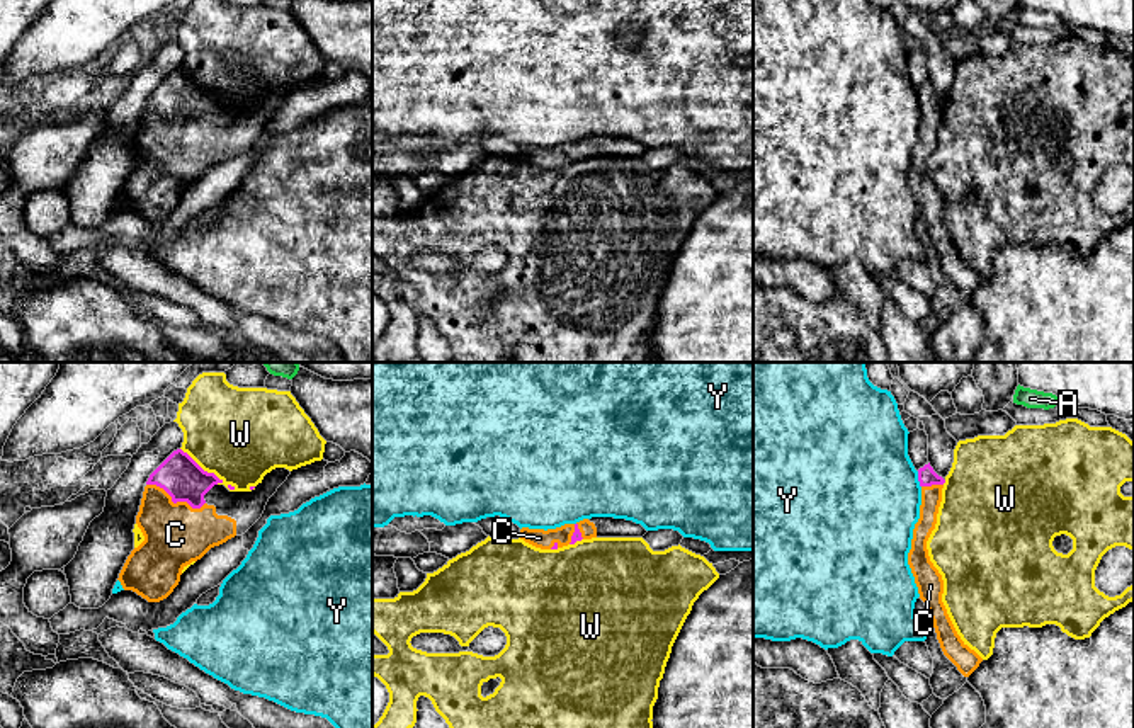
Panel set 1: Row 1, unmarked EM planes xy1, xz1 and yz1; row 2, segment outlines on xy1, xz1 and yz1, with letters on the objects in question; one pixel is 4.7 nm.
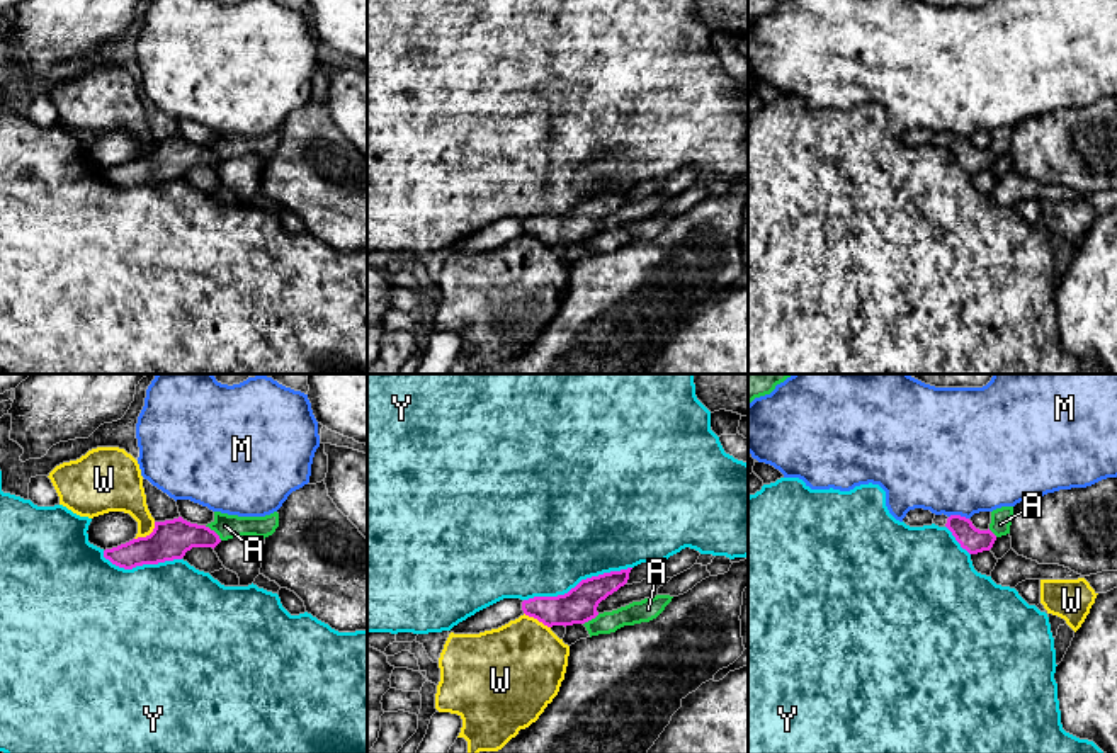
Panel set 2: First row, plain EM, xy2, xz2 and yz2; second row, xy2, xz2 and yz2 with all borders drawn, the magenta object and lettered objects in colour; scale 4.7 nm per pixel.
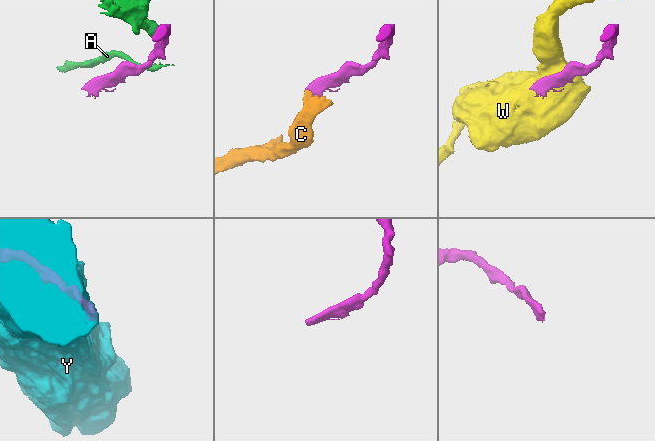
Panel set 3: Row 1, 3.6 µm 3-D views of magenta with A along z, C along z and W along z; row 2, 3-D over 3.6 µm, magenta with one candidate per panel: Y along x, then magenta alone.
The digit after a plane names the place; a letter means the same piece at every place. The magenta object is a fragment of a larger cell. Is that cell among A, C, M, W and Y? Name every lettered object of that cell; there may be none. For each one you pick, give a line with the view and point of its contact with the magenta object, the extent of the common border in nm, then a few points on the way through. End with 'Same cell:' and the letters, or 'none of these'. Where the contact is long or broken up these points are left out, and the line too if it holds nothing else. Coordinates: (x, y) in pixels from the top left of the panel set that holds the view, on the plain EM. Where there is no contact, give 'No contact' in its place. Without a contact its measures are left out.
C: Touches magenta at xy1 (175, 121). Shared border 300 nm. Path across: xy1 (179, 94), (175, 121), (175, 153)
Same cell: C

